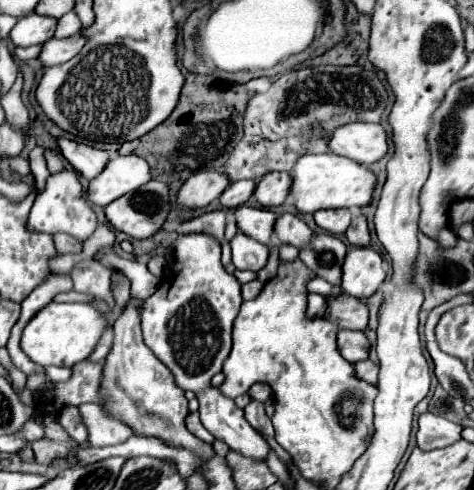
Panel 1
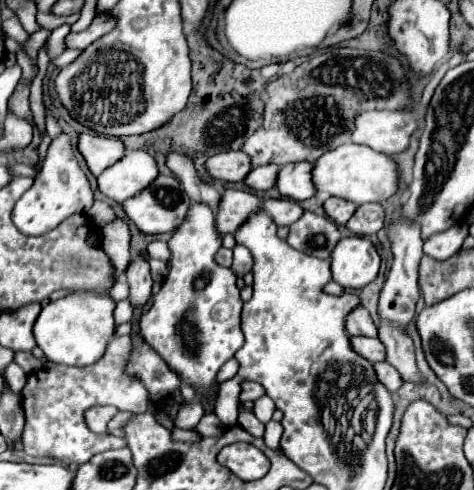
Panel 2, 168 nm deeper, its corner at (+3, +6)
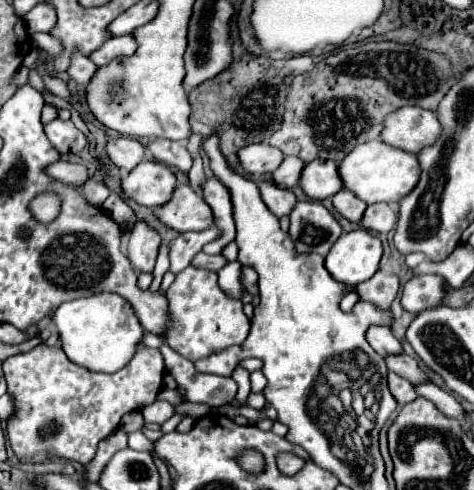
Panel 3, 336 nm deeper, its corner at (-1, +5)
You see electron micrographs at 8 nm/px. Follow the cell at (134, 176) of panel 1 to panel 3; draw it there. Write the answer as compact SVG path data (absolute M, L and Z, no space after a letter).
M142 160L140 166L134 166L126 176L120 178L120 188L124 196L140 206L150 208L168 202L176 184L176 176L166 164L150 160Z

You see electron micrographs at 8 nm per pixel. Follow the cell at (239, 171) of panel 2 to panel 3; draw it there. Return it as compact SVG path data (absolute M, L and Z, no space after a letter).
M252 144L238 150L238 160L248 174L270 174L276 170L276 166L280 166L284 156L280 156L280 150L274 150L268 144Z

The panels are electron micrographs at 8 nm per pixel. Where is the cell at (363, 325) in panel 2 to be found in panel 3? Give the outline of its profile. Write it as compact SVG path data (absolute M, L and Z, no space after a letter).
M370 326L366 330L366 340L380 356L400 354L402 352L400 342L394 338L394 334L390 332L388 326Z

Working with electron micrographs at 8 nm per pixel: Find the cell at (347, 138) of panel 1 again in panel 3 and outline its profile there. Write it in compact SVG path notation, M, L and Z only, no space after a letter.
M408 106L398 108L384 118L380 140L404 152L418 154L424 146L434 142L436 134L440 134L436 114L432 110Z

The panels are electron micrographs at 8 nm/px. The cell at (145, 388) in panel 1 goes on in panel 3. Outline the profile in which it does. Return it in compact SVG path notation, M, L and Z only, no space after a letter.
M136 222L128 236L128 260L132 262L136 272L152 272L158 256L160 236L148 228L144 222Z

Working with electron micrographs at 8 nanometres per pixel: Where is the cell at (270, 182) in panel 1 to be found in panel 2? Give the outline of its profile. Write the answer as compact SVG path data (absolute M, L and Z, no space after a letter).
M290 163L278 173L278 191L282 197L304 201L314 197L314 181L312 181L312 163Z

